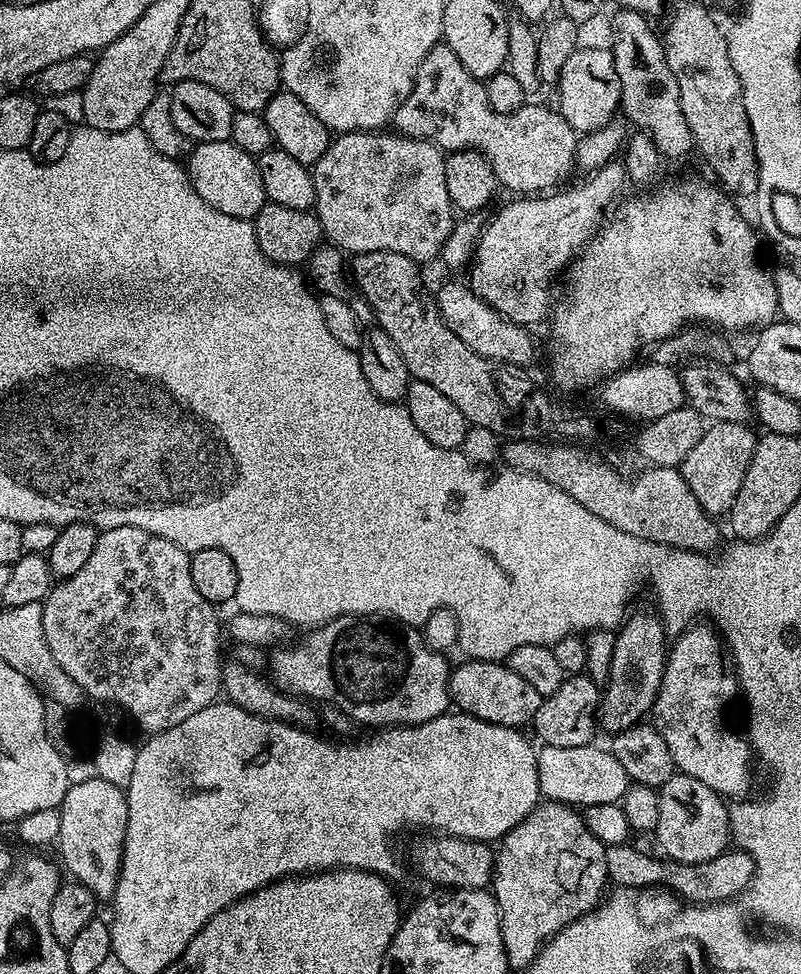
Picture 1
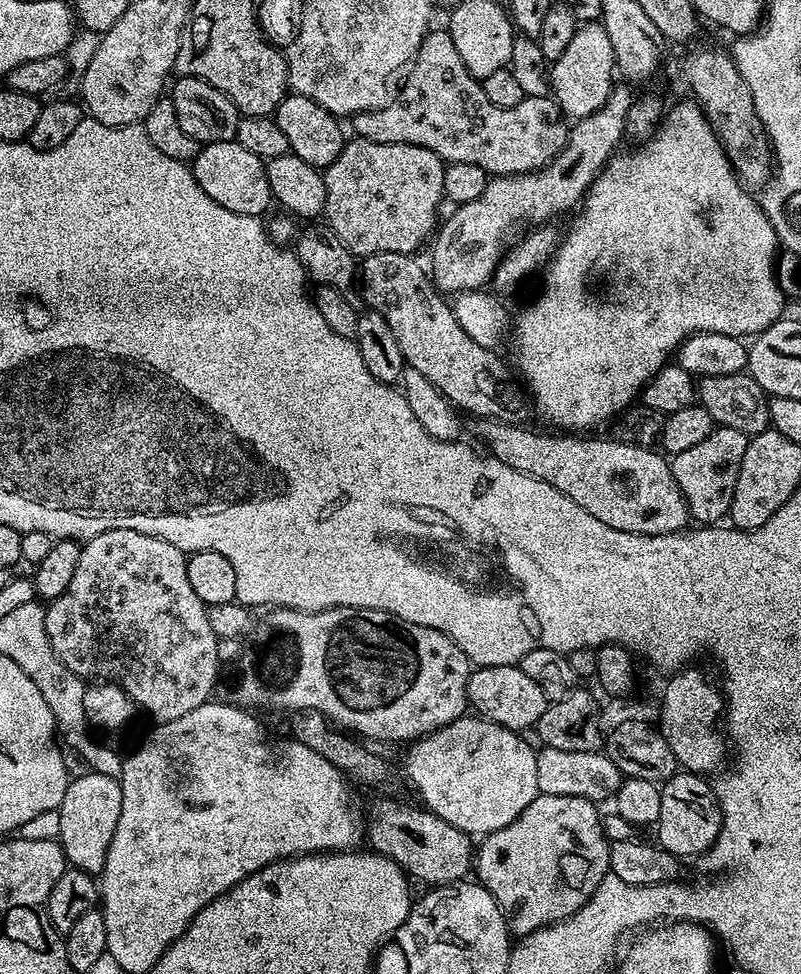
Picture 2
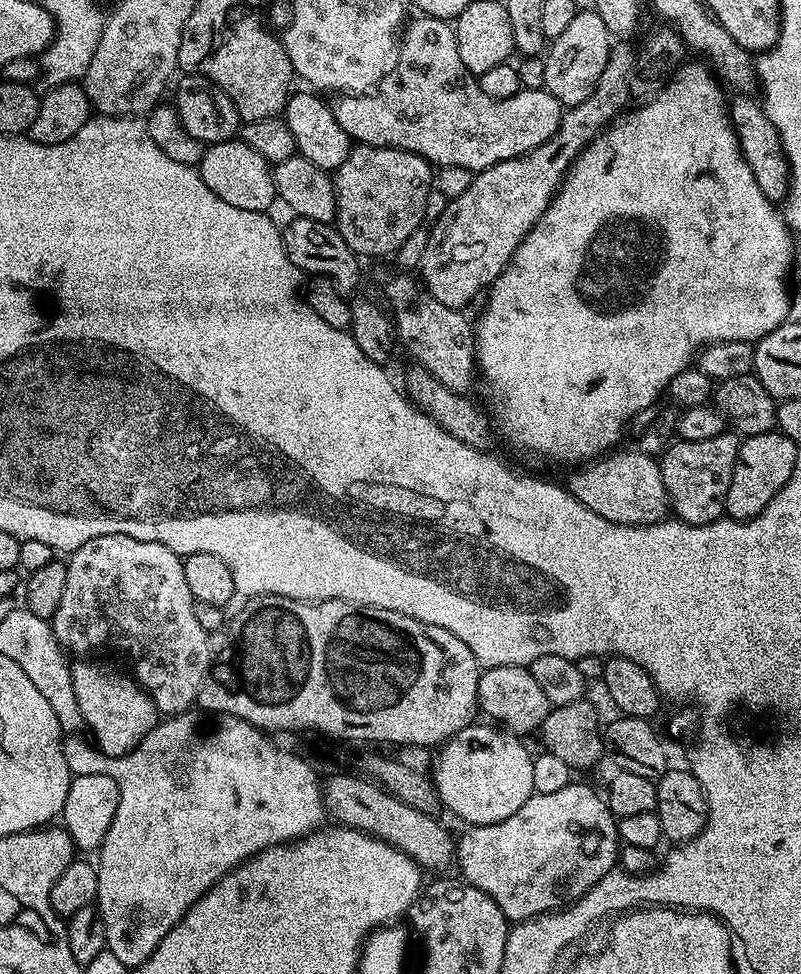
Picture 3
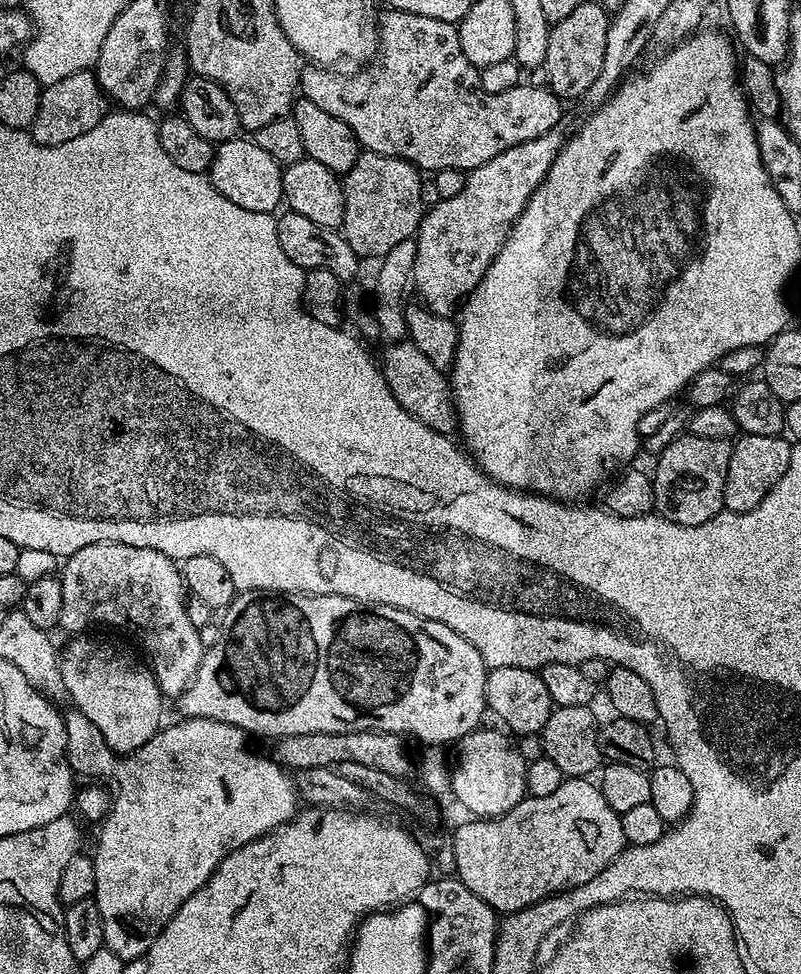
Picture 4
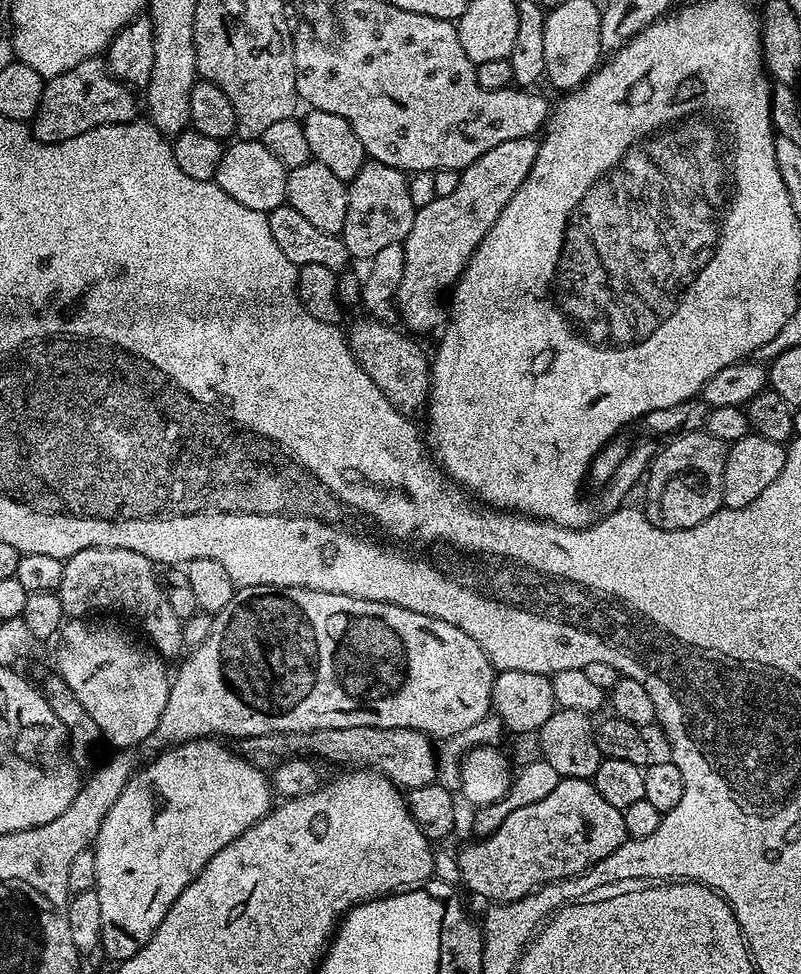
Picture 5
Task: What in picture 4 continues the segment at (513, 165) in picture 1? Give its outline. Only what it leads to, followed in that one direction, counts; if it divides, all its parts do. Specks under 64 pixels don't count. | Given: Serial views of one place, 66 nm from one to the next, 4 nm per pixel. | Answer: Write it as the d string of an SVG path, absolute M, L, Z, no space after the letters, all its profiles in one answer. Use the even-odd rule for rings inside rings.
M395 10L387 11L379 13L378 55L367 65L366 70L356 70L351 74L315 66L304 66L300 70L298 88L302 93L303 99L314 102L314 106L320 107L321 110L326 110L326 114L334 114L334 118L339 118L341 122L346 122L346 126L350 126L350 130L355 134L361 149L409 160L415 168L420 169L421 173L424 174L434 174L438 170L450 170L451 168L471 170L482 166L482 162L490 162L490 158L494 158L494 154L502 154L502 150L510 150L510 146L518 146L522 142L530 142L534 138L546 134L550 129L557 127L561 123L560 107L562 107L562 101L547 86L537 86L529 82L522 82L510 90L502 90L502 94L486 94L486 90L480 88L479 71L466 58L466 54L462 54L462 42L460 41L460 34L455 23L439 21L438 18L424 17L422 14Z

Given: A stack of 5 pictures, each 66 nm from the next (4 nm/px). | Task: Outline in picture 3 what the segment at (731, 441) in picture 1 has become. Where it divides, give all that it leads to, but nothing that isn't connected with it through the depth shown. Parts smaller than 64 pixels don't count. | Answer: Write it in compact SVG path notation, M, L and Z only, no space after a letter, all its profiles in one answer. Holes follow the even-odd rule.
M726 430L703 442L677 439L665 447L658 463L675 519L685 524L709 524L725 515L726 490L730 490L740 442L741 437L735 431Z

